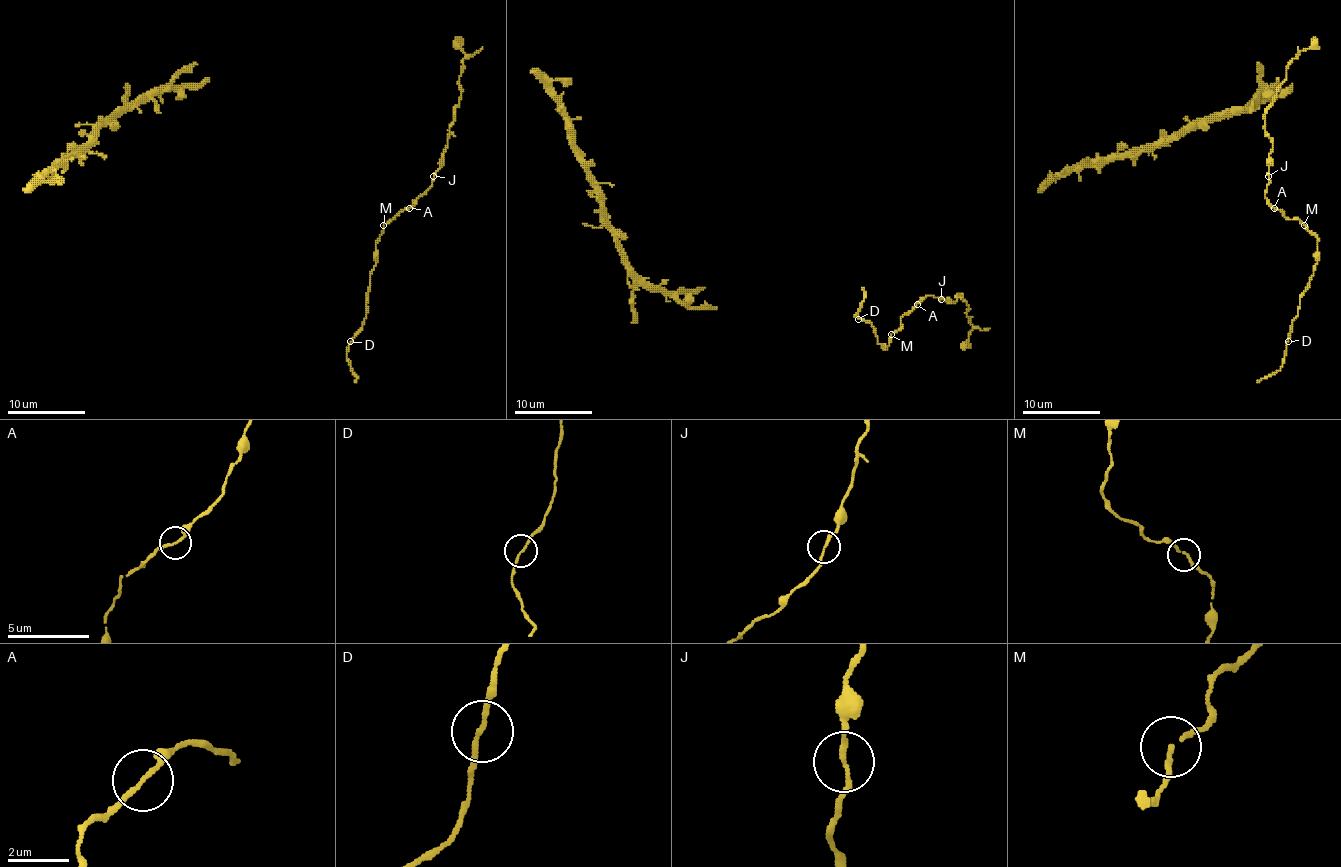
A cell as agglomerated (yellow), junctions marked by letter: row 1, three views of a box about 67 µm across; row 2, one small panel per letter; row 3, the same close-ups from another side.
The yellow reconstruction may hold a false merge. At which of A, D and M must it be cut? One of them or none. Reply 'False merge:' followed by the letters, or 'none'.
False merge: none

